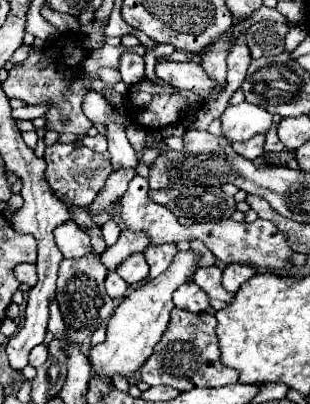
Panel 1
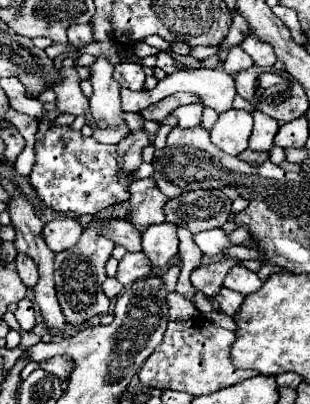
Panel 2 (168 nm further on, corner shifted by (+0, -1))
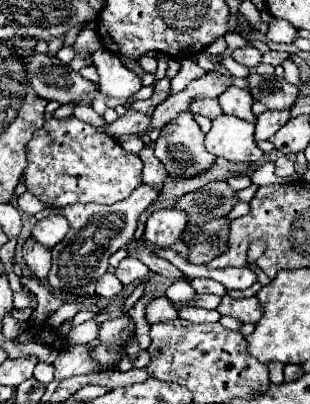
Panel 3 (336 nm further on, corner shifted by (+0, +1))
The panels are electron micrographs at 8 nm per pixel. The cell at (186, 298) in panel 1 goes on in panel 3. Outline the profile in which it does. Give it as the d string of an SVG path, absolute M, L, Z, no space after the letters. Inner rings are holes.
M159 296L145 308L145 318L149 324L157 324L157 322L167 322L167 320L177 320L179 314L167 296Z

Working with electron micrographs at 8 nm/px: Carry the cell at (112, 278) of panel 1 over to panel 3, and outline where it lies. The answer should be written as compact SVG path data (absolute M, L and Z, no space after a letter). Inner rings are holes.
M107 272L107 274L97 282L97 294L103 296L103 298L113 298L113 296L117 296L117 294L121 292L121 288L123 288L123 284L121 284L121 282L117 280L117 276L111 274L111 272Z

